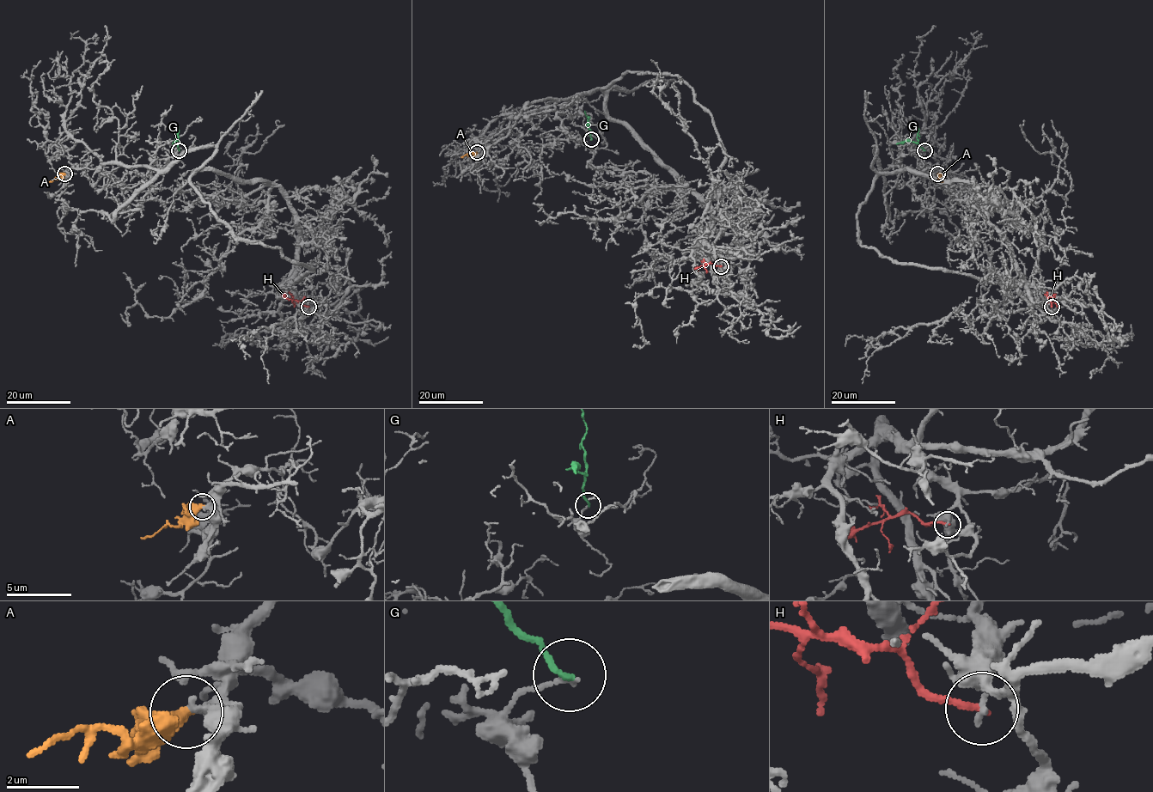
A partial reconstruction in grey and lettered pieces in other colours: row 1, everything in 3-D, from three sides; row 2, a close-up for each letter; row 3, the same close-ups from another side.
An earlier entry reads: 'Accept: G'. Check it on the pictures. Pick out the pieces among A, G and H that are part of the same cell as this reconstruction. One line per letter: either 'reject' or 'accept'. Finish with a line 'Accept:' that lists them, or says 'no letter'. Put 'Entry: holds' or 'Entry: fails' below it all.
A: accept
G: reject
H: reject
Accept: A
Entry: fails

